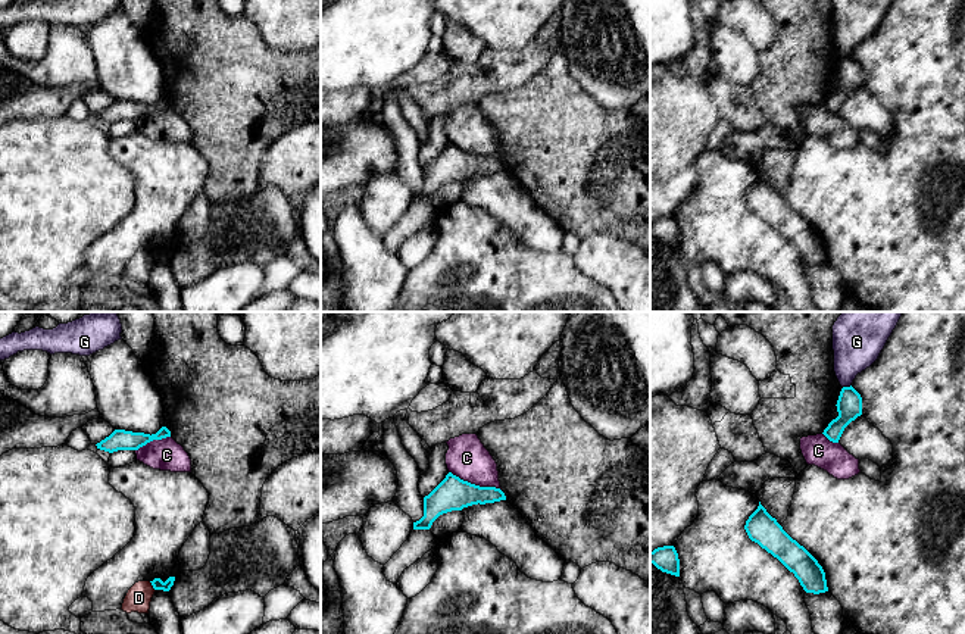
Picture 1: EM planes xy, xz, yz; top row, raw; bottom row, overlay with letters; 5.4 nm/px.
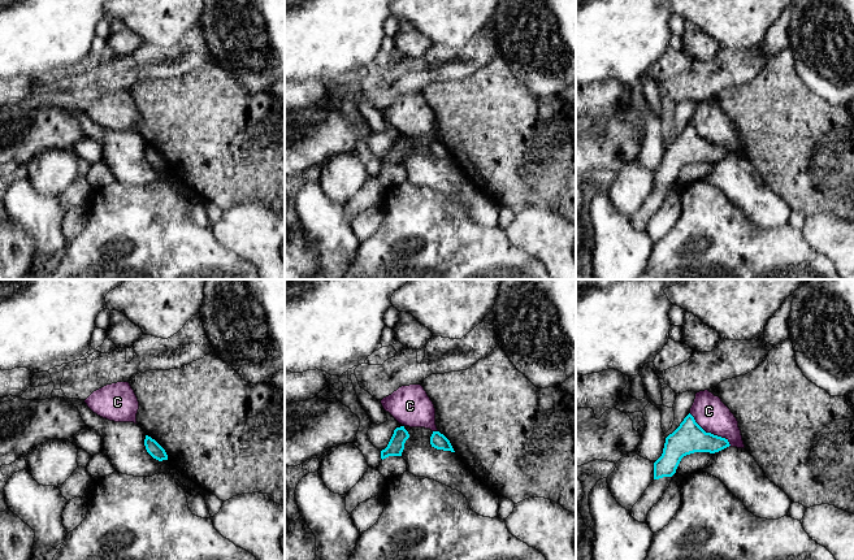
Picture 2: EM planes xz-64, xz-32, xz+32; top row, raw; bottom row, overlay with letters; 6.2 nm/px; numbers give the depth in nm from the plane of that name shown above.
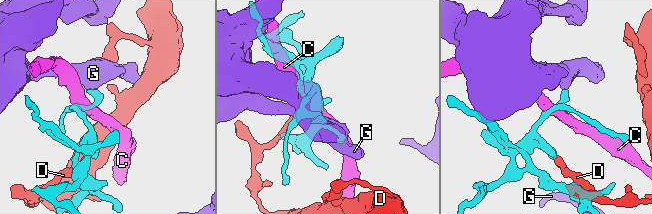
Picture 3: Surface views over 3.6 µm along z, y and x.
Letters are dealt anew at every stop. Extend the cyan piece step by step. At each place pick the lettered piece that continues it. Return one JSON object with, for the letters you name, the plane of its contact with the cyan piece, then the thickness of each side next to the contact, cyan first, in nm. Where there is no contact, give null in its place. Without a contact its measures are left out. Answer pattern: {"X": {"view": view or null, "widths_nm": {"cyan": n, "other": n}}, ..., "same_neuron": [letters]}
{"same_neuron": []}

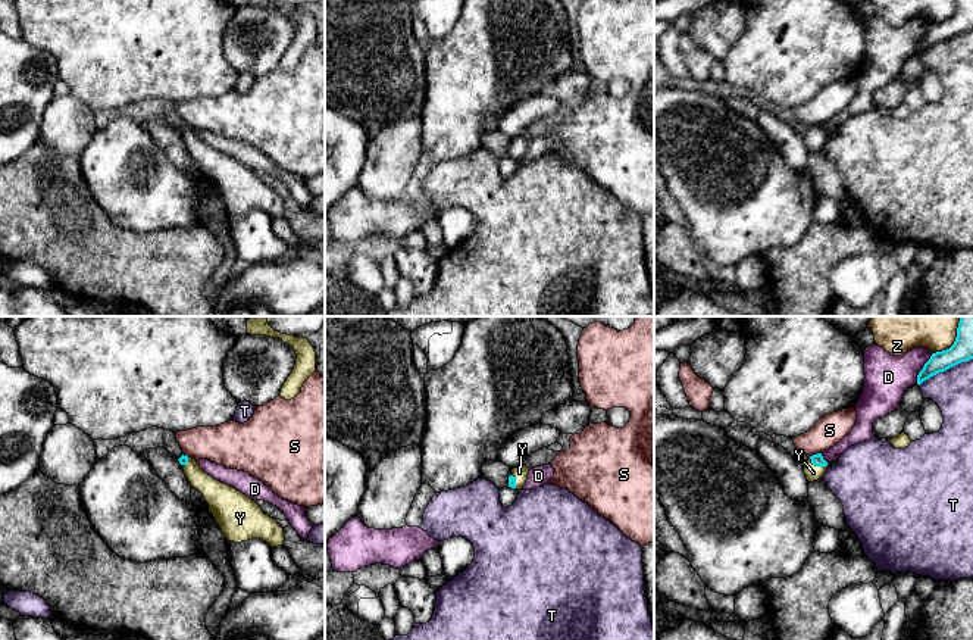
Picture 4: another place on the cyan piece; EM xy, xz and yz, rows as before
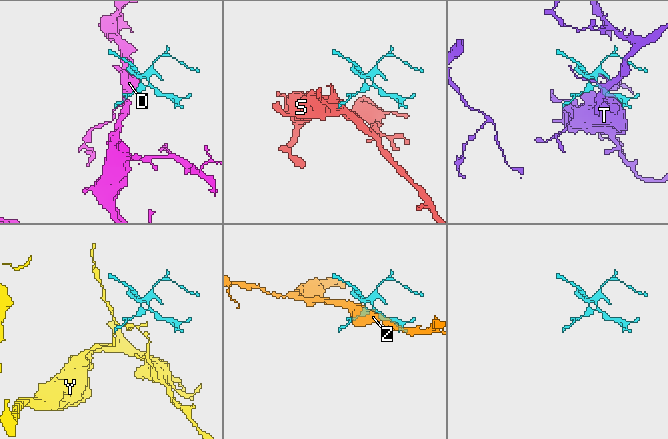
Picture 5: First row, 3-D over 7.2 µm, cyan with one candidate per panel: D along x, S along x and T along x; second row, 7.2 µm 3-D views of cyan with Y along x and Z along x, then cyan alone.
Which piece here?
{"Y": {"view": "yz", "widths_nm": {"cyan": 70, "other": 90}}, "same_neuron": ["Y"]}

